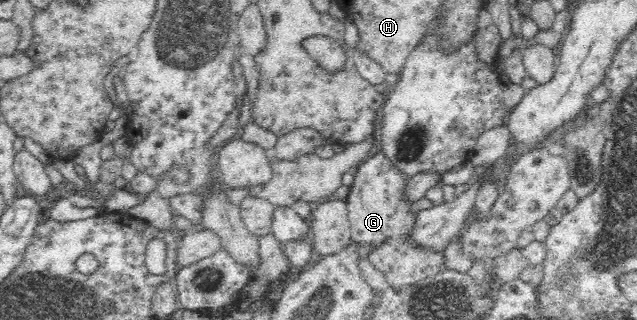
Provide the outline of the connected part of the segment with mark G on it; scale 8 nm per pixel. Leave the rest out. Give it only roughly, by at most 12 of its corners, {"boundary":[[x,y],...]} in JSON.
{"boundary":[[381,151],[357,167],[346,199],[351,240],[390,286],[446,269],[413,248],[406,178]]}

